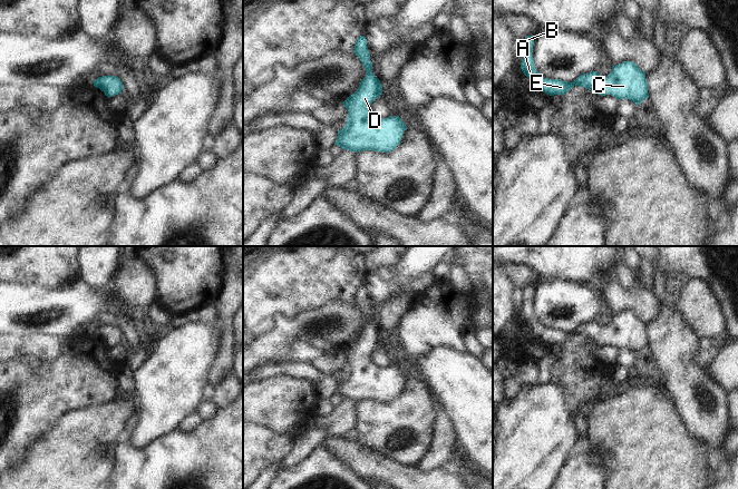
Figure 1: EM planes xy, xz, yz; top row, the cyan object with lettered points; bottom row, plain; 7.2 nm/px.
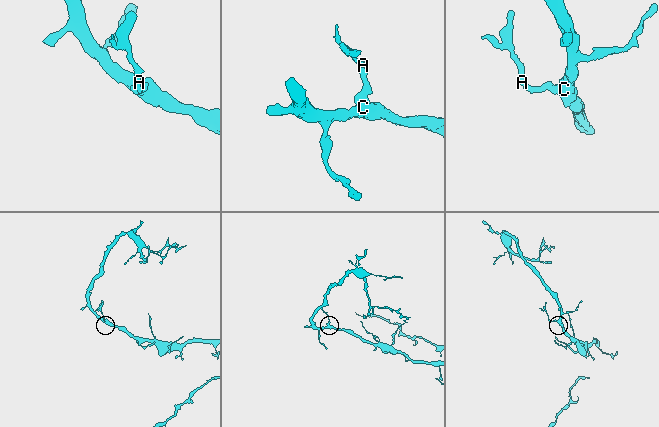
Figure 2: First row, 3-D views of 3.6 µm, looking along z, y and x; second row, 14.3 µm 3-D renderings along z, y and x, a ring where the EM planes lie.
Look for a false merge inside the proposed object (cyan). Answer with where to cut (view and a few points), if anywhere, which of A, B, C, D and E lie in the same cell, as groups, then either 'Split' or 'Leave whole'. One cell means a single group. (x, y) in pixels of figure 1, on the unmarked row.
No split. Groups: A B C D E. Leave whole

